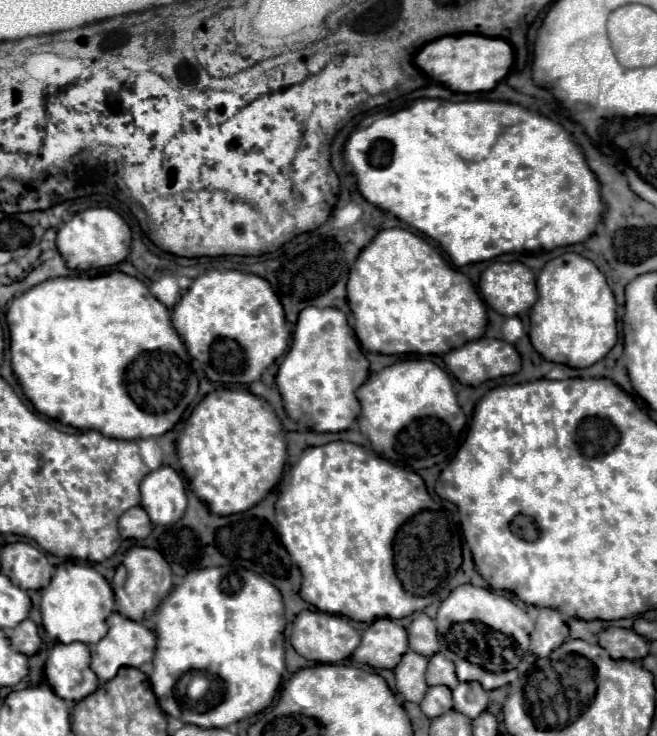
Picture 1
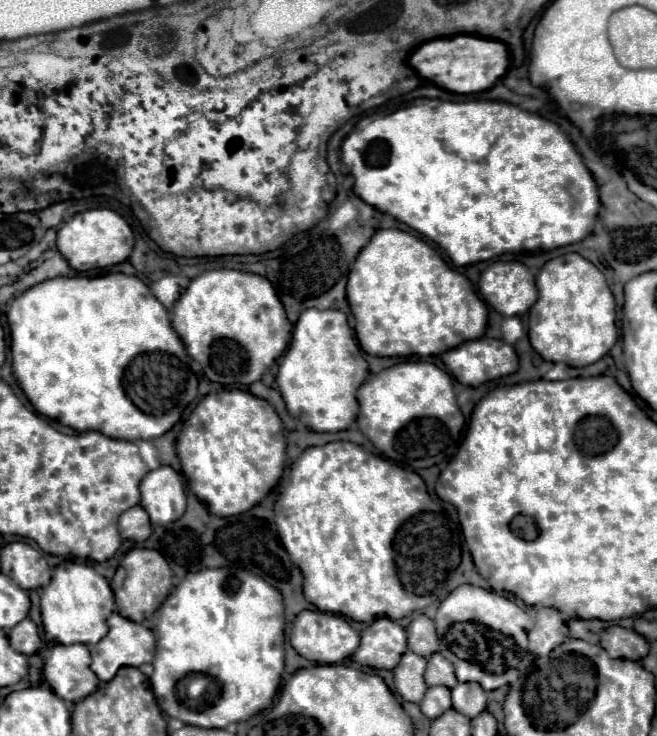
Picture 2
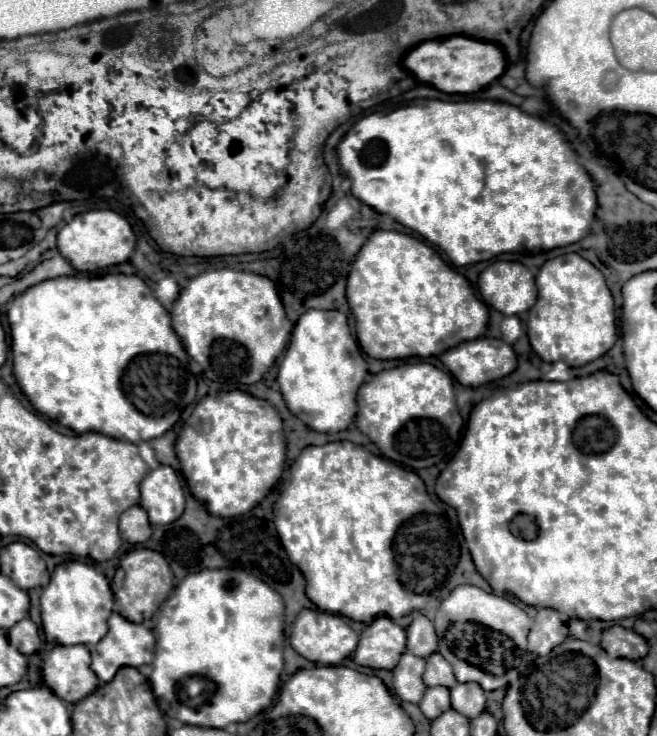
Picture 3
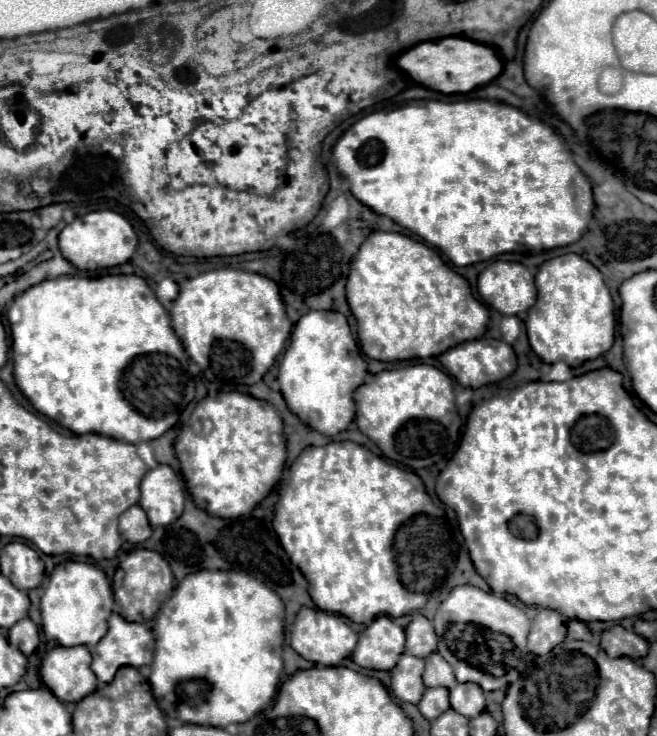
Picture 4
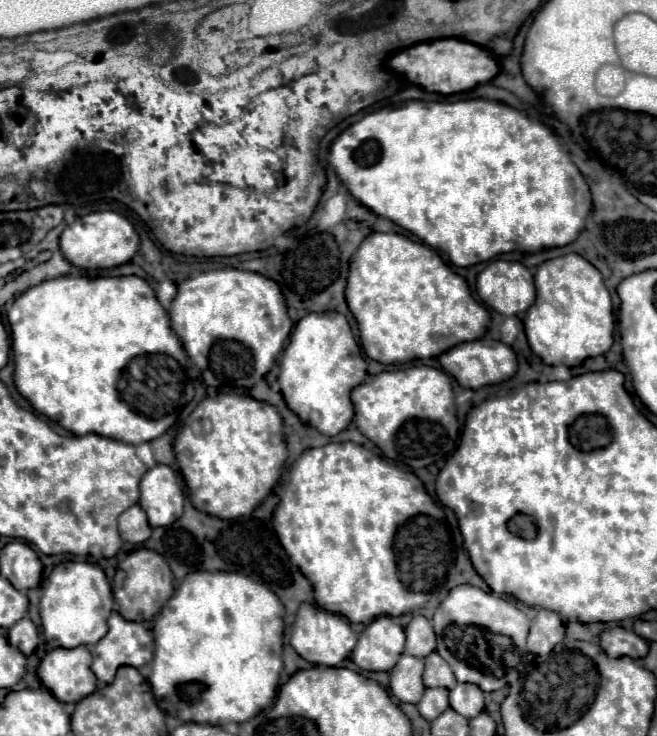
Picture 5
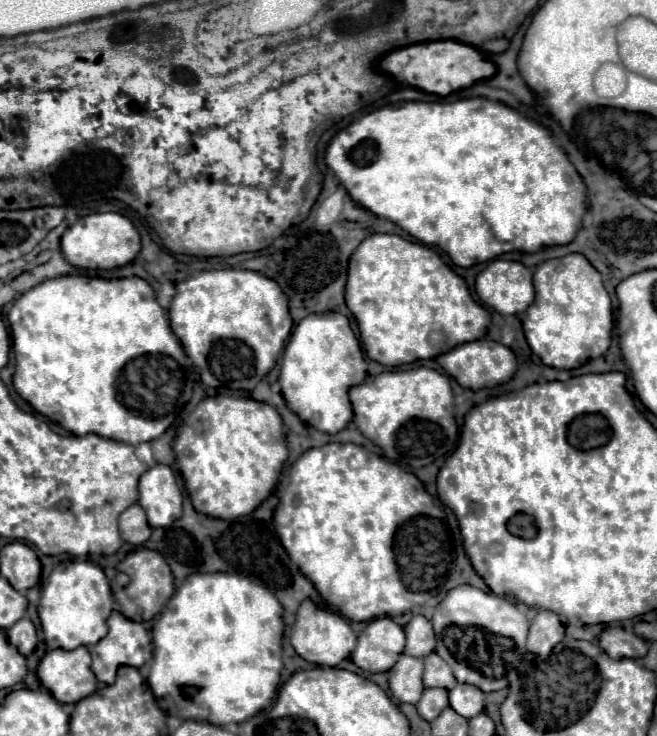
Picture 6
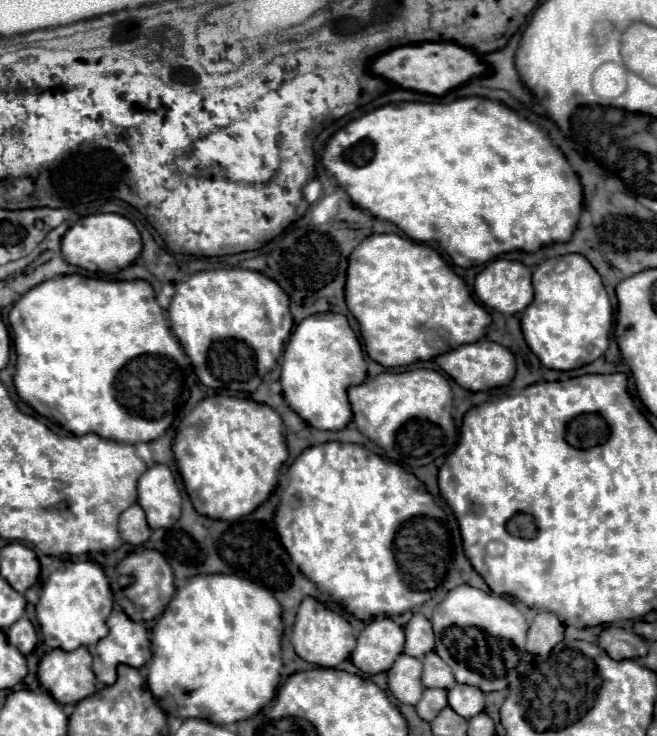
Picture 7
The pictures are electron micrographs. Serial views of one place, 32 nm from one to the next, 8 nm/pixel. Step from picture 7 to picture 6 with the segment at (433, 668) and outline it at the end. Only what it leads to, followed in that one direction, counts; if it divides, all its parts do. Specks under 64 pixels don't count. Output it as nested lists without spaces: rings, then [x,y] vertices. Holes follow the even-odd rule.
[[[432,652],[424,658],[424,686],[426,688],[452,690],[456,684],[458,682],[452,674],[452,668],[436,652]]]

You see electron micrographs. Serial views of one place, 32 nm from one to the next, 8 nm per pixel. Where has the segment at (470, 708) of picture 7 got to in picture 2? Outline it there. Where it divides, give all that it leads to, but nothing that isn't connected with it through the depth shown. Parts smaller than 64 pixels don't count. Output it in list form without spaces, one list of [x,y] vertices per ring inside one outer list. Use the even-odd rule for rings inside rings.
[[[464,682],[452,690],[452,704],[458,712],[464,712],[468,718],[476,718],[486,710],[486,692],[478,682]]]

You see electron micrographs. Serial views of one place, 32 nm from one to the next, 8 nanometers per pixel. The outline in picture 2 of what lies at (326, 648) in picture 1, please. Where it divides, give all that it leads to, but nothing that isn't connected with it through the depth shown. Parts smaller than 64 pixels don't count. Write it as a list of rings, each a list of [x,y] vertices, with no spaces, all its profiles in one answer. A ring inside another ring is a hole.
[[[302,610],[294,620],[290,644],[306,660],[318,664],[338,664],[354,654],[354,650],[360,644],[360,634],[342,616],[320,612],[320,610]]]

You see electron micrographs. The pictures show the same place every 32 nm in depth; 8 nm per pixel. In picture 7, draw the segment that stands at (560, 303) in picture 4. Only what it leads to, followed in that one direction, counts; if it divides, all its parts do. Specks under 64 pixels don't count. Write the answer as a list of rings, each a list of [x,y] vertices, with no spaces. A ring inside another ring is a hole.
[[[566,254],[542,262],[532,276],[534,302],[522,314],[522,332],[530,350],[546,368],[574,370],[606,350],[612,328],[610,298],[600,274],[582,254]]]

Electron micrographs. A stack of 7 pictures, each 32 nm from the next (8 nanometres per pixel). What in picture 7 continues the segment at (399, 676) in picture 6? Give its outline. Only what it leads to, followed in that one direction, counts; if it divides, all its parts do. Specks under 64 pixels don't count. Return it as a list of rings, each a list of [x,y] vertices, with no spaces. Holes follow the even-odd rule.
[[[400,654],[396,664],[388,670],[388,686],[394,698],[402,704],[416,704],[424,692],[420,676],[422,662],[414,656]]]

